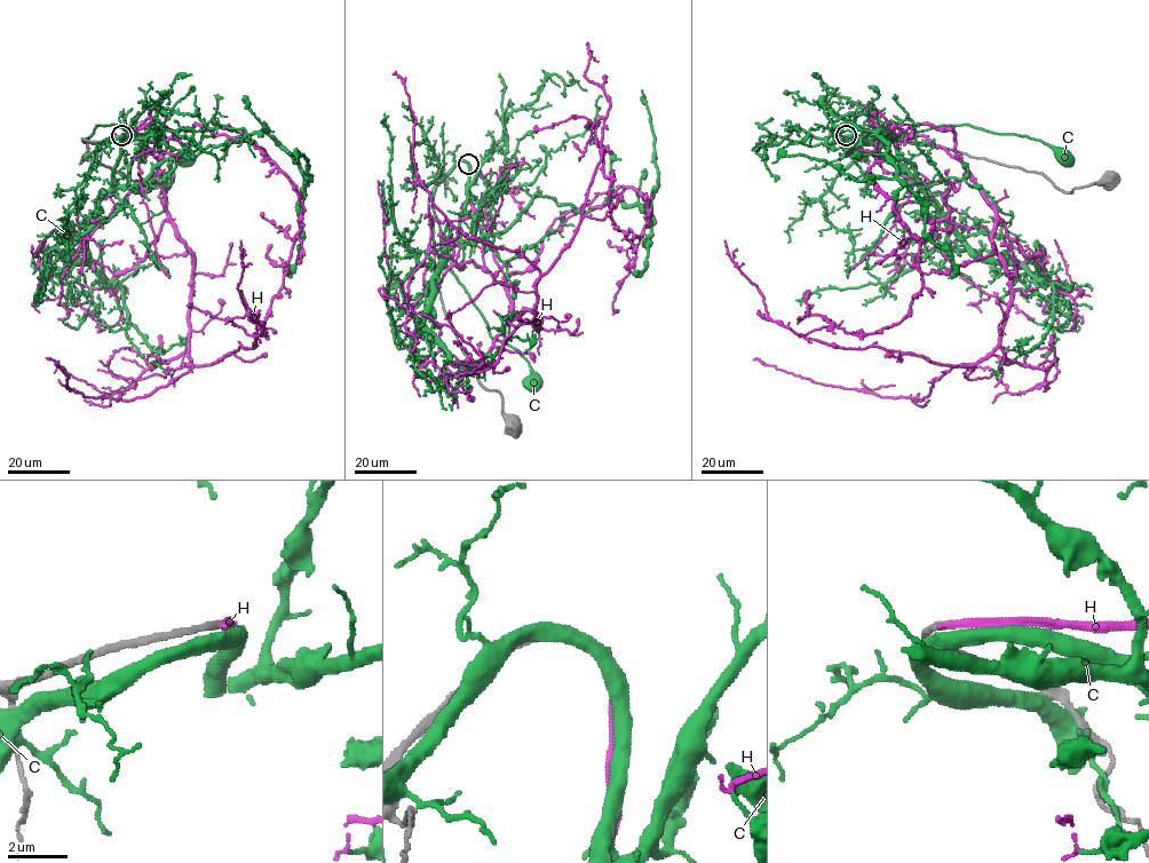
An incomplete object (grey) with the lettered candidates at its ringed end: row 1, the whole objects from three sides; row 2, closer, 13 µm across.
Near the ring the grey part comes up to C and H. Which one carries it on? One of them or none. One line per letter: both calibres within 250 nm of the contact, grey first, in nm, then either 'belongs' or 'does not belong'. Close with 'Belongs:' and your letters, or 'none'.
C: calibres 320 and 460 nm; does not belong
H: calibres 260 and 280 nm; belongs
Belongs: H

